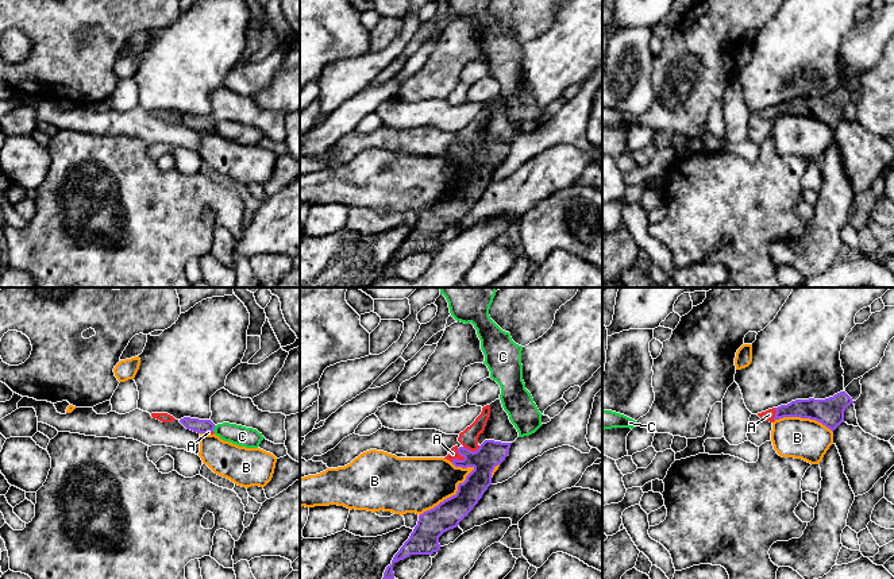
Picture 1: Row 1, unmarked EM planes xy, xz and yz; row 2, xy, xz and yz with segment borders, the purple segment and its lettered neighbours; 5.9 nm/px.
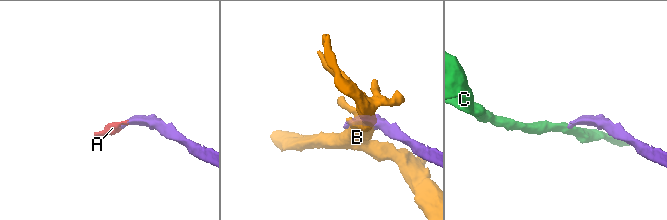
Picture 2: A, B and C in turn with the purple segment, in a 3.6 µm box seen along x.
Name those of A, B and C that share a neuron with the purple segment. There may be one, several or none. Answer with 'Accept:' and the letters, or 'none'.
Accept: A

